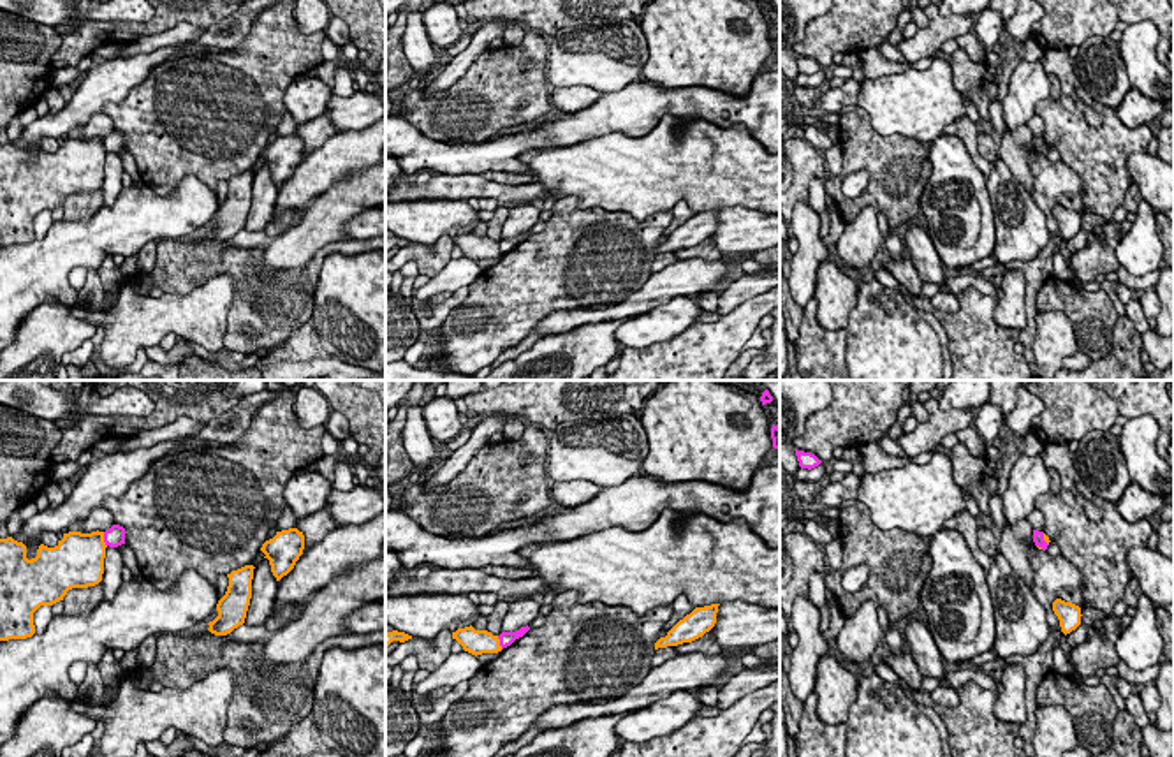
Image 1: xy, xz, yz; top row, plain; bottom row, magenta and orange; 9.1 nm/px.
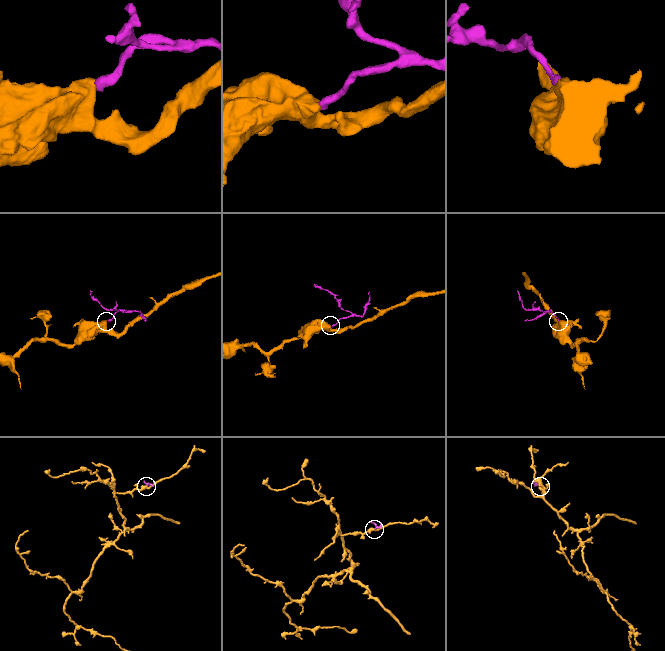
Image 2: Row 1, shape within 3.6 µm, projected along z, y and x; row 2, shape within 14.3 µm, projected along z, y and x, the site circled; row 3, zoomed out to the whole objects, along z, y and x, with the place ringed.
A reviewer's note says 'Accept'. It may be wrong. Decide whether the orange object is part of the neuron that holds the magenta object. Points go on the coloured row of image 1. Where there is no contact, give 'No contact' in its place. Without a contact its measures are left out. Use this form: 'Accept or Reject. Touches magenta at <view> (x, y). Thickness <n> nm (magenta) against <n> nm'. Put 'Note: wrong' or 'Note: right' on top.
Note: wrong
Reject. Touches magenta at xy (104, 539). Thickness 190 nm (magenta) against 380 nm

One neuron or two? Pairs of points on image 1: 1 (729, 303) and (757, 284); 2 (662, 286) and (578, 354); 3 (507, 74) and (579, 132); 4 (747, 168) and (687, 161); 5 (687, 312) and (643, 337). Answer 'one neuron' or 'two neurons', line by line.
1: one neuron
2: two neurons
3: two neurons
4: one neuron
5: one neuron

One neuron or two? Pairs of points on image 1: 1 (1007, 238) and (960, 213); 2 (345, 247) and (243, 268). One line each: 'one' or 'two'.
1: two
2: one

